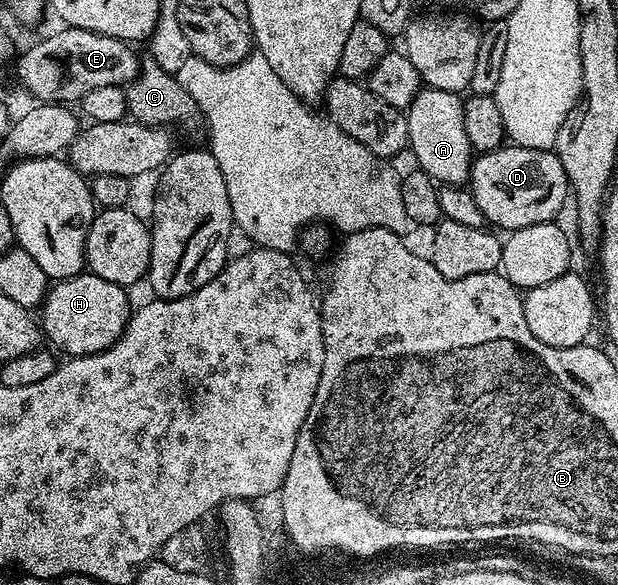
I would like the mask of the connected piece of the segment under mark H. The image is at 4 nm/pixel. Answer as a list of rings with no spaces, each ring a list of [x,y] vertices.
[[[90,273],[58,280],[48,290],[41,308],[41,330],[46,342],[51,342],[50,346],[56,352],[64,351],[67,357],[92,355],[109,349],[123,336],[127,320],[133,314],[133,306],[127,300],[127,295],[128,292],[121,285]]]

